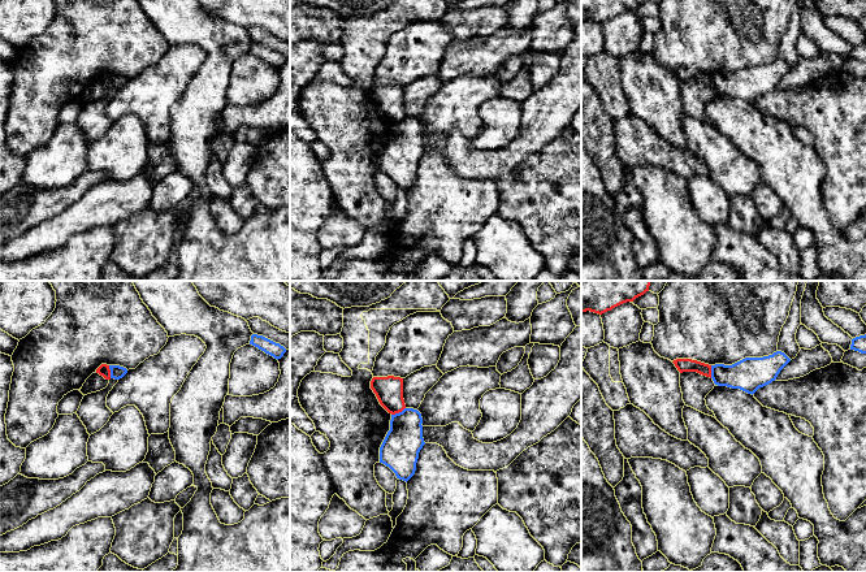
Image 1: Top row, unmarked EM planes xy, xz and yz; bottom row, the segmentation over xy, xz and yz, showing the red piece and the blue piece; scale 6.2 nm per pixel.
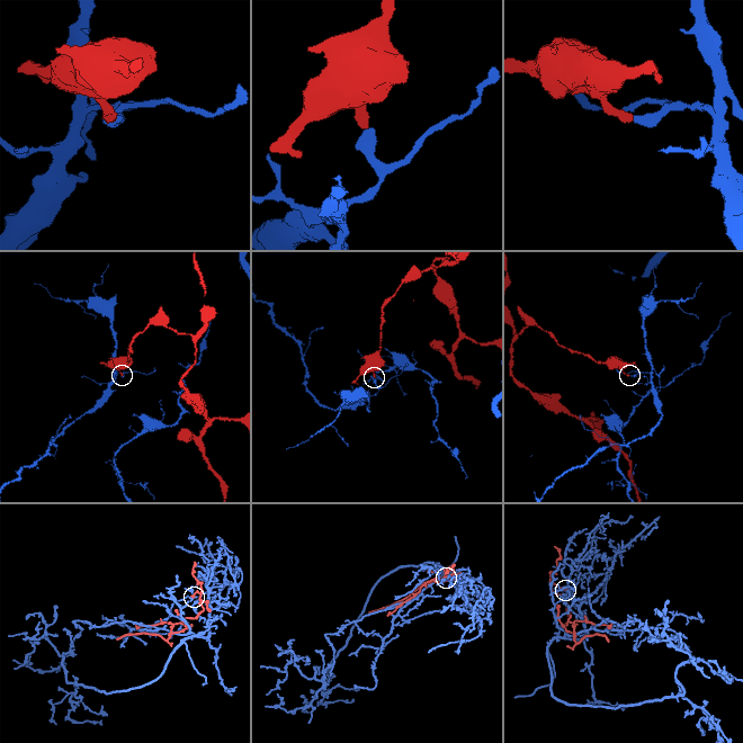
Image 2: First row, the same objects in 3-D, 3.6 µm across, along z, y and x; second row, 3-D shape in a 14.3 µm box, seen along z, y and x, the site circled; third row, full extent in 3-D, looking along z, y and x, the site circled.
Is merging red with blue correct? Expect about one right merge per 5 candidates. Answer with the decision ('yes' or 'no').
no

